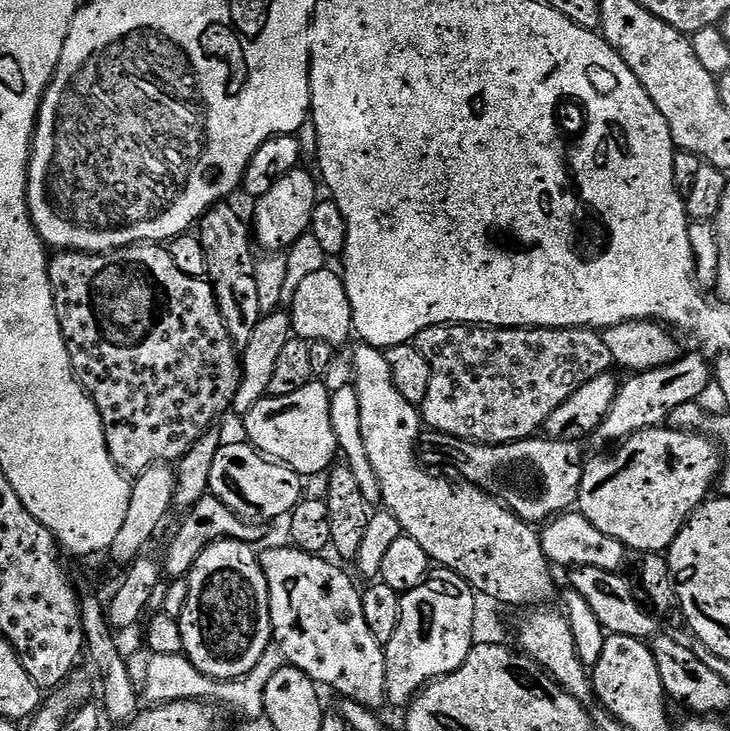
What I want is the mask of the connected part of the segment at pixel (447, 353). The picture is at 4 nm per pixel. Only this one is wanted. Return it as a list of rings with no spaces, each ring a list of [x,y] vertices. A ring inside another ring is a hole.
[[[439,324],[419,332],[414,343],[426,362],[430,362],[430,387],[426,389],[426,398],[418,405],[423,423],[433,432],[474,440],[477,444],[509,444],[535,437],[543,429],[546,418],[550,418],[550,414],[554,414],[554,410],[558,410],[558,406],[562,406],[578,386],[586,386],[590,378],[598,378],[598,374],[612,372],[614,368],[603,335],[595,328],[485,328],[474,324]]]

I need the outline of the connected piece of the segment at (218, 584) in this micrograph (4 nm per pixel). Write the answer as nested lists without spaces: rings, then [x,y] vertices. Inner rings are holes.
[[[215,540],[210,547],[202,550],[202,554],[194,562],[192,571],[188,573],[188,597],[186,606],[179,616],[180,629],[182,630],[182,642],[184,643],[183,655],[204,675],[211,676],[216,680],[238,680],[250,674],[258,664],[258,660],[265,654],[266,648],[273,643],[272,638],[272,619],[270,618],[270,602],[268,601],[268,583],[264,577],[264,571],[260,569],[260,561],[257,553],[252,553],[253,545],[242,540]]]

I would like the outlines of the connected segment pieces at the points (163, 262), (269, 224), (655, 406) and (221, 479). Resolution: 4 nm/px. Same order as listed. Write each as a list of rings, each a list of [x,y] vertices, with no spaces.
[[[156,242],[131,244],[125,248],[116,248],[112,252],[65,252],[57,251],[48,261],[50,286],[54,294],[54,306],[58,310],[58,322],[62,326],[64,341],[70,354],[72,369],[76,380],[84,387],[84,391],[98,406],[98,414],[102,418],[106,446],[110,450],[110,458],[114,466],[129,478],[141,476],[144,471],[155,464],[179,462],[186,453],[213,427],[212,424],[224,411],[232,408],[232,400],[240,385],[241,357],[238,355],[236,343],[226,334],[226,322],[222,322],[222,314],[218,310],[218,302],[214,298],[214,290],[207,279],[182,274],[178,266],[174,266],[174,258],[170,258],[167,247]]]
[[[297,166],[294,171],[278,178],[278,182],[274,182],[274,186],[270,186],[270,190],[266,190],[266,194],[262,194],[255,201],[256,213],[253,214],[252,220],[250,216],[250,228],[254,233],[255,243],[259,247],[261,244],[265,253],[283,253],[311,229],[314,206],[318,202],[318,180],[313,173],[312,176],[304,166]]]
[[[699,351],[696,352],[690,353],[689,356],[688,353],[681,355],[680,359],[670,366],[651,368],[629,375],[628,381],[625,384],[623,381],[617,387],[610,414],[606,414],[596,431],[591,433],[590,441],[592,440],[593,446],[600,448],[603,444],[619,445],[635,432],[661,427],[674,410],[674,406],[699,401],[699,396],[708,388],[708,380],[710,384],[710,368],[705,357]]]
[[[247,442],[241,444],[221,443],[214,463],[210,466],[209,493],[224,503],[234,514],[254,524],[287,517],[298,505],[304,492],[305,481],[292,468],[269,460]]]

